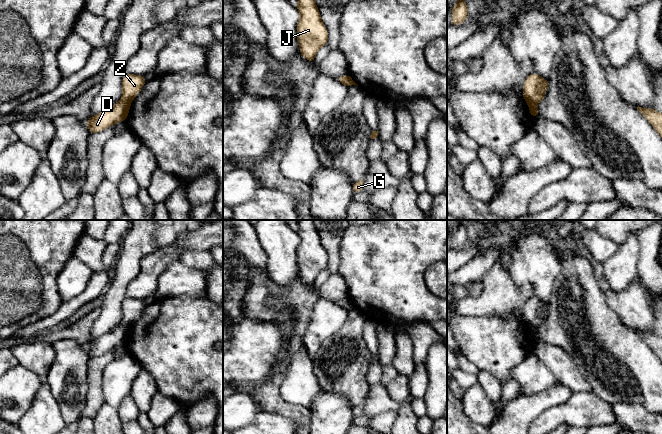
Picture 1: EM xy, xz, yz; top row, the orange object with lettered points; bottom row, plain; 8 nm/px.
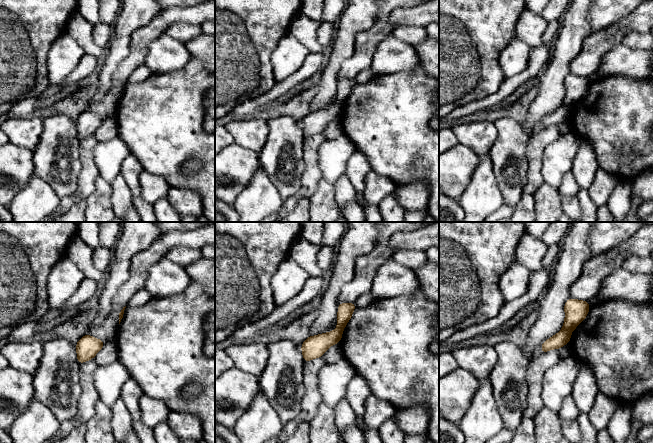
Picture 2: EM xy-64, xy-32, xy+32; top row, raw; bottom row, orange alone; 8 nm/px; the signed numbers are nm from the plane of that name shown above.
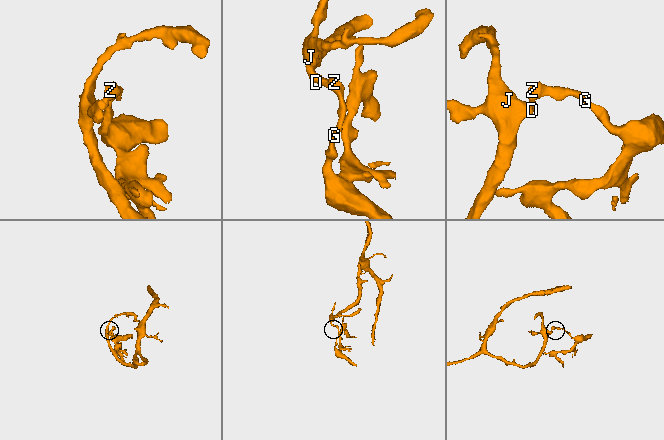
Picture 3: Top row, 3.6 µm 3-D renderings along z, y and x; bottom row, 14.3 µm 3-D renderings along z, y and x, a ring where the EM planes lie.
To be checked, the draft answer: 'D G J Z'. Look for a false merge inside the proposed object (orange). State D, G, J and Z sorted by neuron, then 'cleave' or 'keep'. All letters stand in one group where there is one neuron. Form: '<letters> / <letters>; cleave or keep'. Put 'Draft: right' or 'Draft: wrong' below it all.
D J / G Z; cleave
Draft: wrong

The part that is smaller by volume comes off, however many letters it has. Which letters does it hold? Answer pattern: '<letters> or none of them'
G, Z

